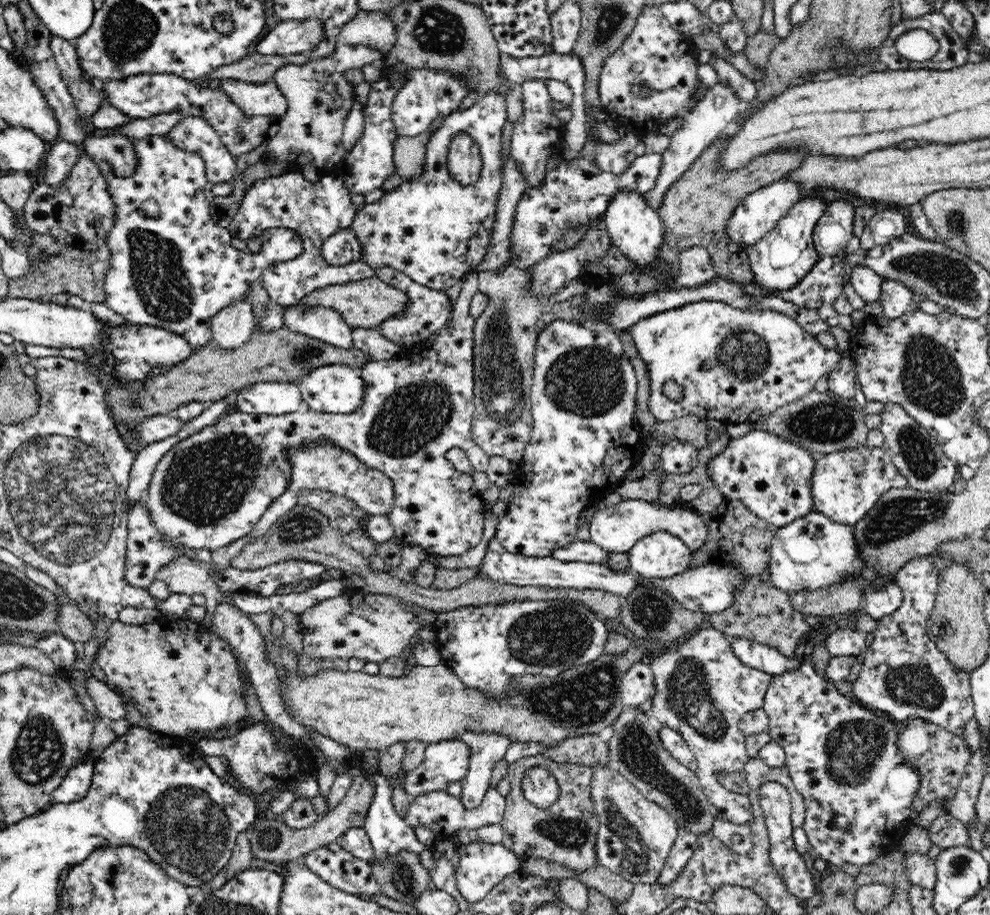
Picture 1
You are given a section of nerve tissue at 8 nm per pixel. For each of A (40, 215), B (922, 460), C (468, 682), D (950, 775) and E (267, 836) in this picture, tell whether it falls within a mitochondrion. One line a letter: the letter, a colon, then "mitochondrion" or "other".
A: other
B: mitochondrion
C: other
D: other
E: mitochondrion

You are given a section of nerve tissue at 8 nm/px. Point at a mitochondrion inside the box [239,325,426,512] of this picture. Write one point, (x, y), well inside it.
(304, 353)

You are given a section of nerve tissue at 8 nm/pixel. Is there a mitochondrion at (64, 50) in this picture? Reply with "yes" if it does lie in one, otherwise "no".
no

